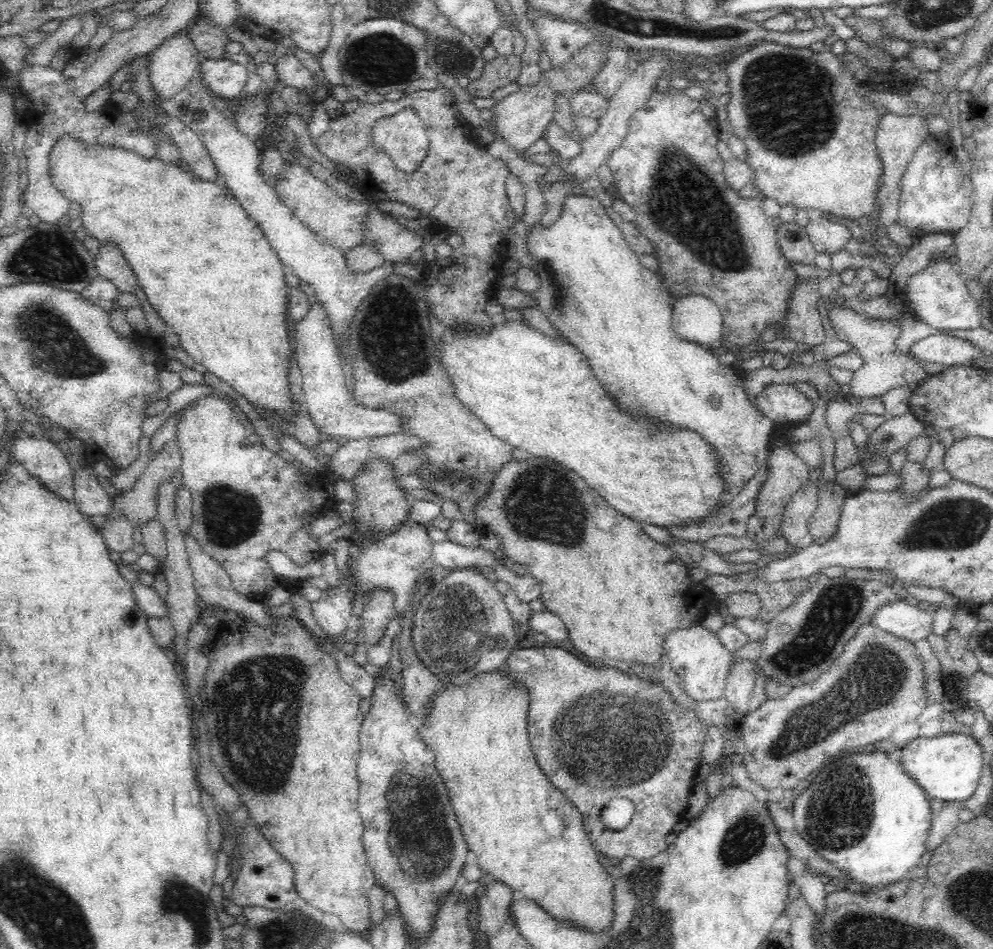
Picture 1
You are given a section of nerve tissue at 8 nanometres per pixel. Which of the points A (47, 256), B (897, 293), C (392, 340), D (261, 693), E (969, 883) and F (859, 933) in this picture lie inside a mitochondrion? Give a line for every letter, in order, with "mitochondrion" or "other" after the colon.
A: mitochondrion
B: other
C: mitochondrion
D: mitochondrion
E: mitochondrion
F: mitochondrion

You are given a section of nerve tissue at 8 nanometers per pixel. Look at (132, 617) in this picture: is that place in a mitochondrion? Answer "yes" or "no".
no

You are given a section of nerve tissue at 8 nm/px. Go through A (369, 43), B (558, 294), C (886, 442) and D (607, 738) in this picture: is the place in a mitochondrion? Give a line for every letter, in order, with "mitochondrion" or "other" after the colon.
A: mitochondrion
B: mitochondrion
C: mitochondrion
D: mitochondrion

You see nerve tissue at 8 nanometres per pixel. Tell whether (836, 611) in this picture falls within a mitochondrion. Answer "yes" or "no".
yes

